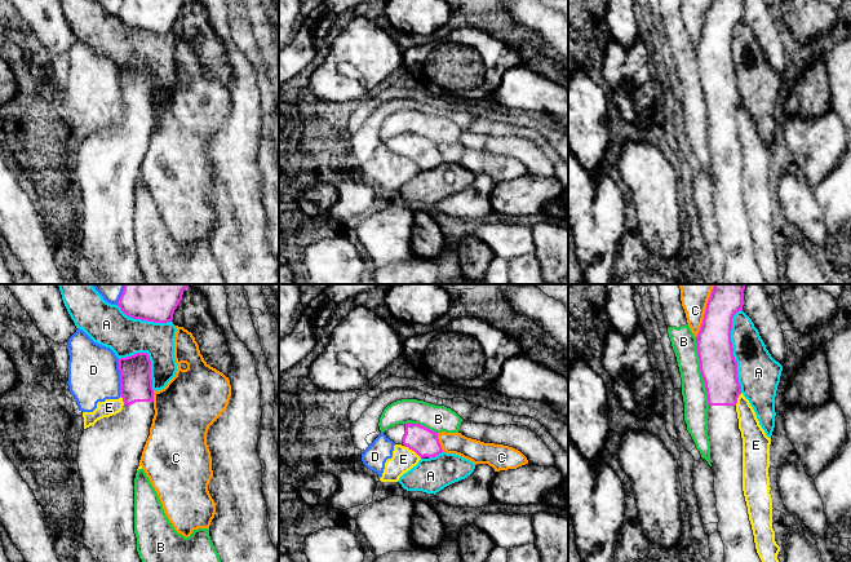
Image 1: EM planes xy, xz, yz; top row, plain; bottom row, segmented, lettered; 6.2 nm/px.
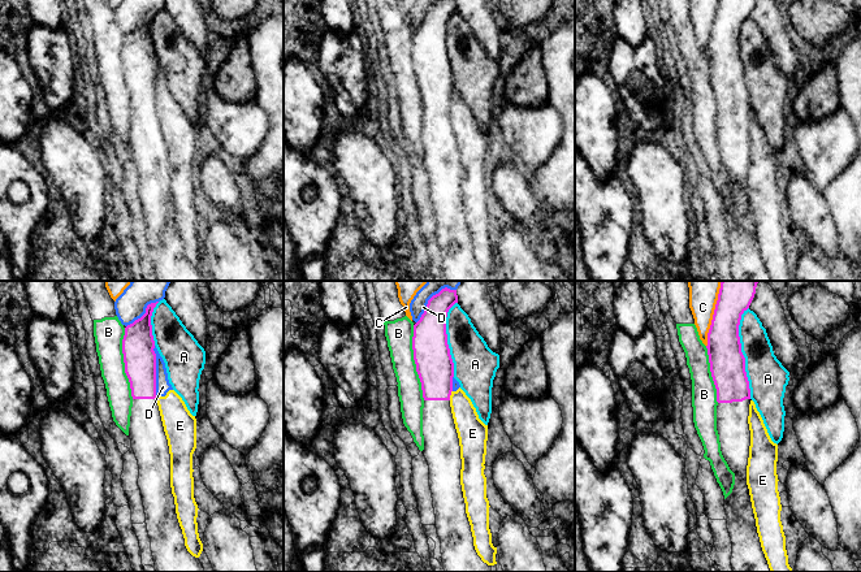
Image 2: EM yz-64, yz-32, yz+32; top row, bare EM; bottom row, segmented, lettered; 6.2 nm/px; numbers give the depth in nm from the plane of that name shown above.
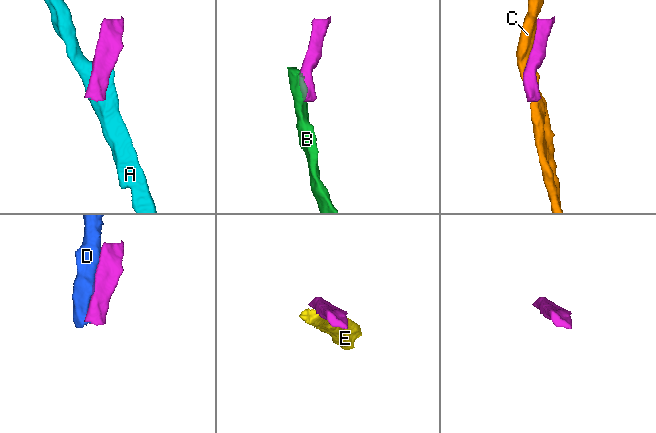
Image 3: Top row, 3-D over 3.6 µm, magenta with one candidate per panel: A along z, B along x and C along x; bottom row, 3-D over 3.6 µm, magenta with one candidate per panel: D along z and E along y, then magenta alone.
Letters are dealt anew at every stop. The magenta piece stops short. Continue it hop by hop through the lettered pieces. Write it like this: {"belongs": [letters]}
{"belongs": []}

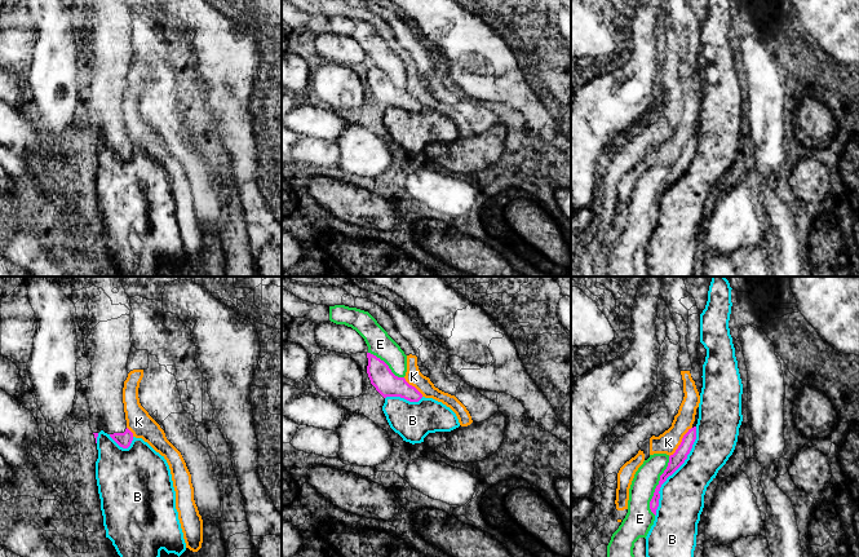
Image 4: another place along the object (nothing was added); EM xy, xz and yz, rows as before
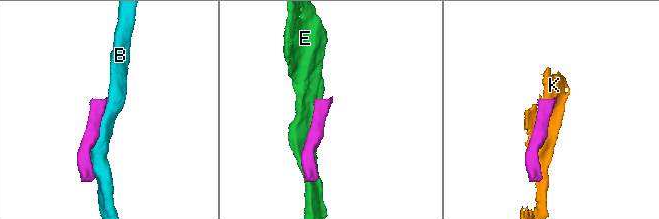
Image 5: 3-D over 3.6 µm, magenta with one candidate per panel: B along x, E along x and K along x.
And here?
{"belongs": []}

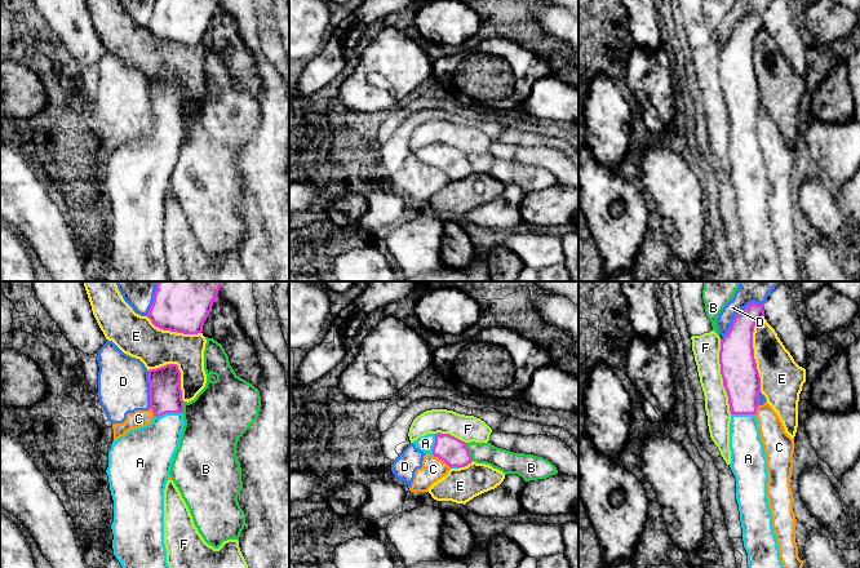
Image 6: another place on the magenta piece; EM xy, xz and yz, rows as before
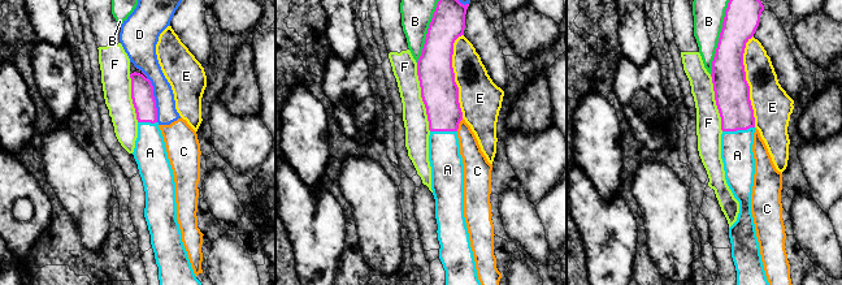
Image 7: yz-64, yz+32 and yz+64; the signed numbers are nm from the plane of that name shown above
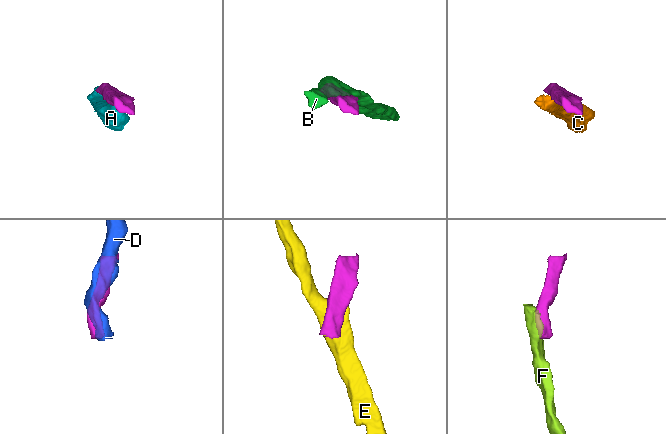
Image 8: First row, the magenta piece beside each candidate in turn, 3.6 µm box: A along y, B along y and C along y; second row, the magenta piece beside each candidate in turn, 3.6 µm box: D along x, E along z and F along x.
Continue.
{"belongs": ["A"]}

